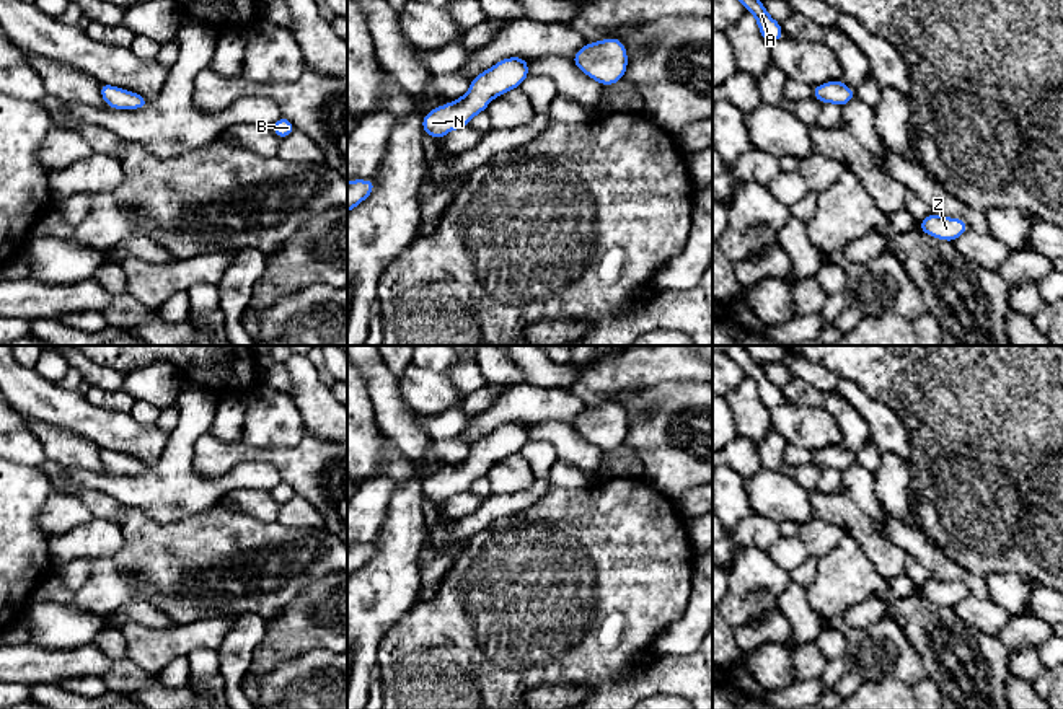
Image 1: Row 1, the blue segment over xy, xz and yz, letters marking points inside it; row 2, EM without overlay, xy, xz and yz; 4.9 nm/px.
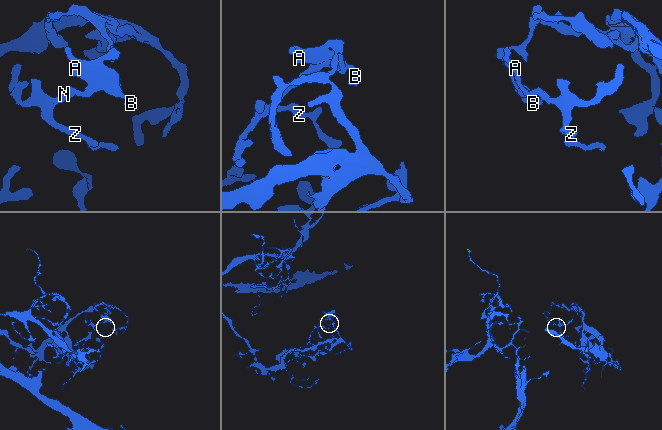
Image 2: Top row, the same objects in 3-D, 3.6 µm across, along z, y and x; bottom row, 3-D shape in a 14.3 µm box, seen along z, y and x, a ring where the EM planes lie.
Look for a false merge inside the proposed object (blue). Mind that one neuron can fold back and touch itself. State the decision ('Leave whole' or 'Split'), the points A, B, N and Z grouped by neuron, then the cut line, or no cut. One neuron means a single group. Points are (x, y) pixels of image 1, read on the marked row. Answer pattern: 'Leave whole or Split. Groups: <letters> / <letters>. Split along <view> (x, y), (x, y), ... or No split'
Leave whole. Groups: A B N Z. No split

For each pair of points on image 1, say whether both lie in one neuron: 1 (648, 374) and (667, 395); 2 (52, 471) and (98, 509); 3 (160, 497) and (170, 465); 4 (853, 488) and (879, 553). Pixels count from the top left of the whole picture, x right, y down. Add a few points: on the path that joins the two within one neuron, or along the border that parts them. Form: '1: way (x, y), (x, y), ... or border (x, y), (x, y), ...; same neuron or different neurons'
1: border (695, 380), (661, 380), (635, 391), (623, 403); different neurons
2: way (64, 483), (88, 497); same neuron
3: way (168, 489), (170, 473); same neuron
4: border (842, 489), (874, 524); different neurons

